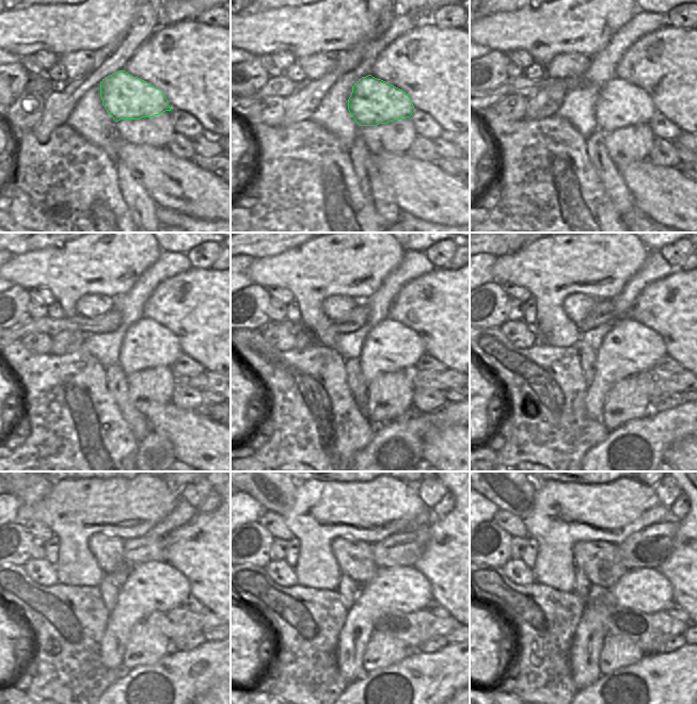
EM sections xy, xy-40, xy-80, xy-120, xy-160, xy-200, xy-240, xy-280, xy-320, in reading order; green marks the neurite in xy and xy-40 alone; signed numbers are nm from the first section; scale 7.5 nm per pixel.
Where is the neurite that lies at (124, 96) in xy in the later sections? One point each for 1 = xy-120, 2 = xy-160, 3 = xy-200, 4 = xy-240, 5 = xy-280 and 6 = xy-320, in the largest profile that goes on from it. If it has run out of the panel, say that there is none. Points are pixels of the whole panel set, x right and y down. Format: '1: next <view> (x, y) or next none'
1: next xy-120 (146, 345)
2: next xy-160 (390, 347)
3: next xy-200 (630, 348)
4: next xy-240 (153, 587)
5: next xy-280 (402, 588)
6: next xy-320 (649, 591)

